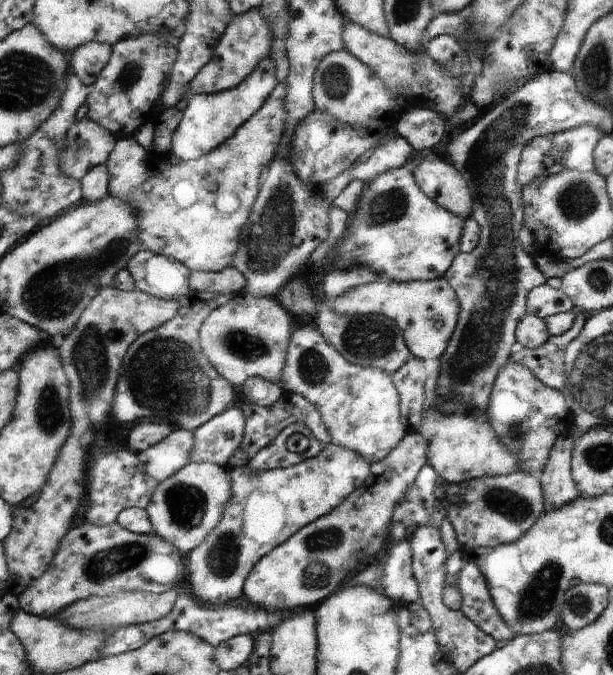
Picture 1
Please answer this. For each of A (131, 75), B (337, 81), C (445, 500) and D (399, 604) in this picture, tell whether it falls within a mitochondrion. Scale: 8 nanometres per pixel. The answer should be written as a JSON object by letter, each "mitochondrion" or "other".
{"A":"mitochondrion","B":"mitochondrion","C":"other","D":"other"}

